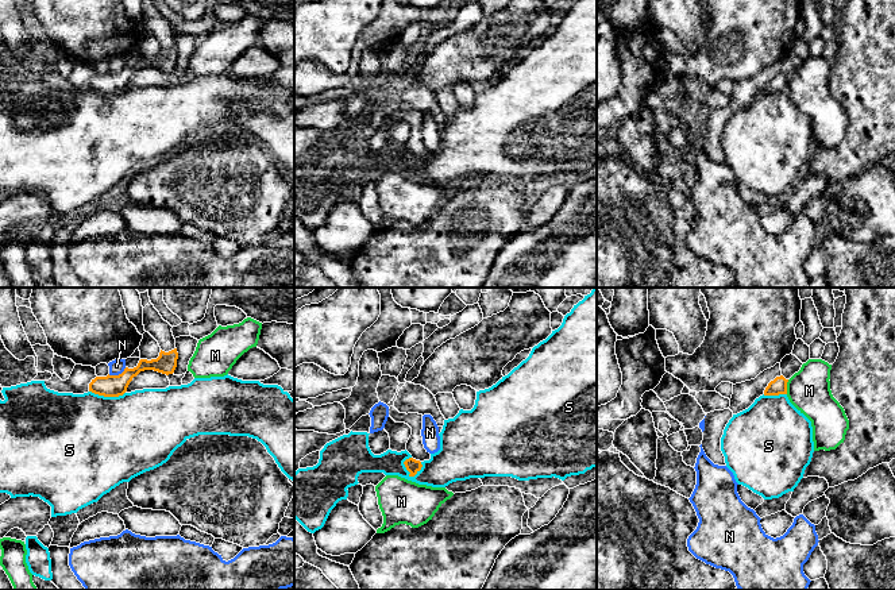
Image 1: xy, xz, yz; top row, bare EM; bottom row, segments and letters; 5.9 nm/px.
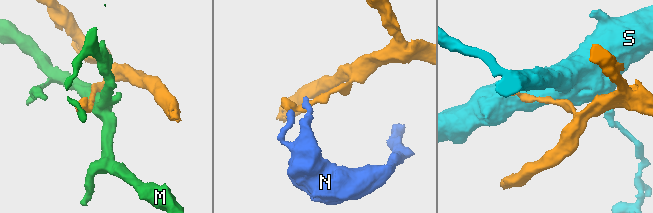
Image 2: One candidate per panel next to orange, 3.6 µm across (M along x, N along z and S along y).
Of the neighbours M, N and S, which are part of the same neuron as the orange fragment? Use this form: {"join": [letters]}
{"join": []}

